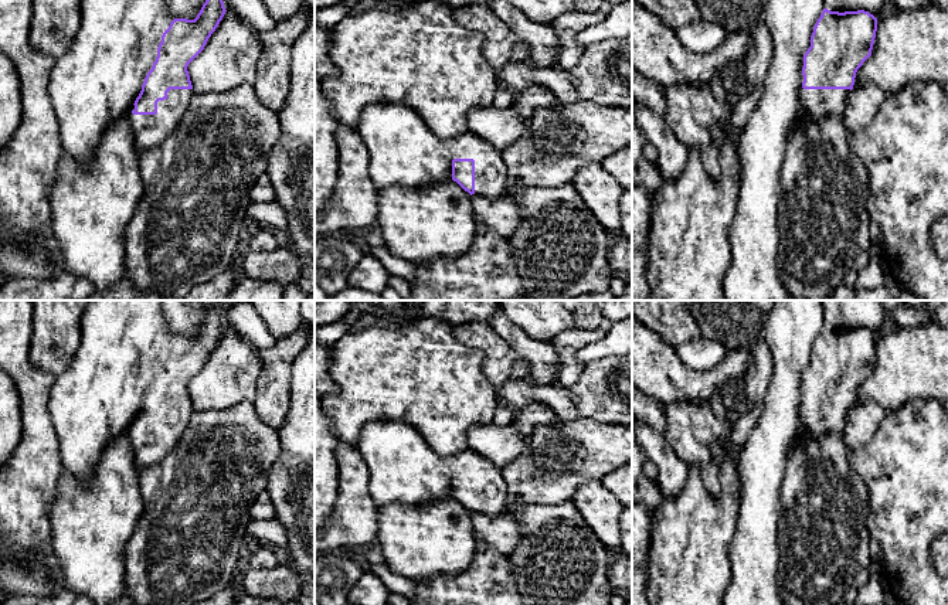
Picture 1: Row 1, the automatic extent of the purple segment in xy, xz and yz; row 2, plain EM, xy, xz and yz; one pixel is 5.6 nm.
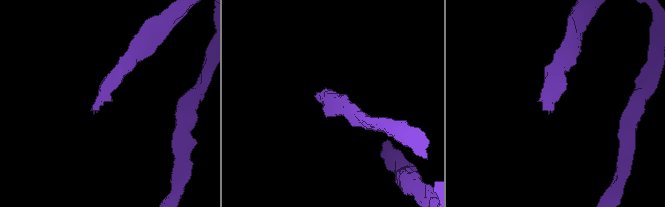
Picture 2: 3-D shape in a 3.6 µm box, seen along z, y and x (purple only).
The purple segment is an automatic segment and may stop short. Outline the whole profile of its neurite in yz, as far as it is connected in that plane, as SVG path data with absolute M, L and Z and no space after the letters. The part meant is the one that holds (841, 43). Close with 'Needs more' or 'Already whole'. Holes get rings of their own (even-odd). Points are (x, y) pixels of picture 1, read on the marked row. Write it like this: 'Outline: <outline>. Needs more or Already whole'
Outline: M825 0L825 9L811 35L811 47L803 55L803 82L799 91L796 115L789 125L789 130L802 118L843 116L856 72L871 55L877 20L883 6L884 0Z. Needs more

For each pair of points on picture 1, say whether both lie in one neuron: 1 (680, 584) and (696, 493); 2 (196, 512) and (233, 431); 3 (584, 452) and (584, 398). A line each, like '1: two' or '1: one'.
1: one
2: one
3: two

